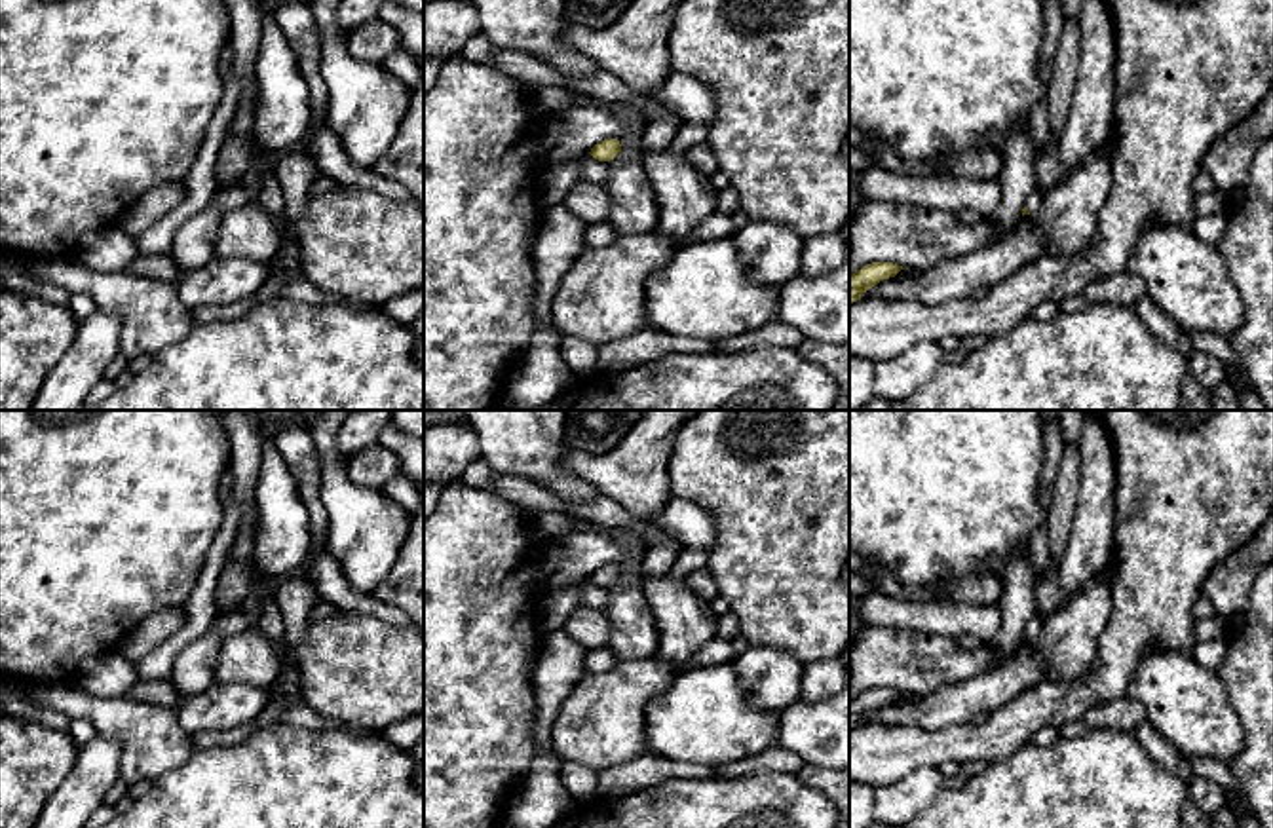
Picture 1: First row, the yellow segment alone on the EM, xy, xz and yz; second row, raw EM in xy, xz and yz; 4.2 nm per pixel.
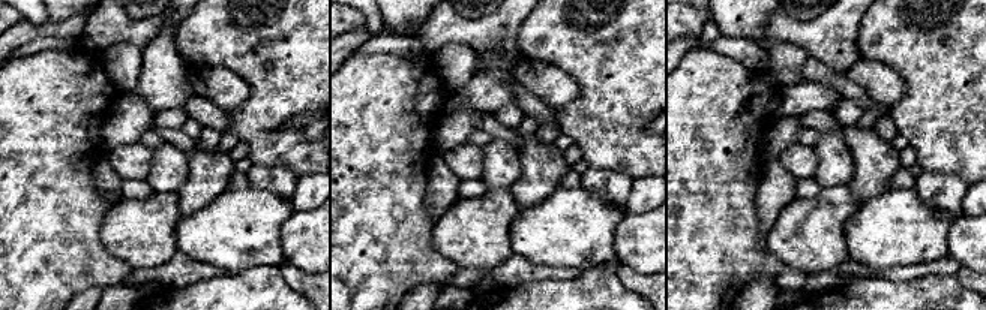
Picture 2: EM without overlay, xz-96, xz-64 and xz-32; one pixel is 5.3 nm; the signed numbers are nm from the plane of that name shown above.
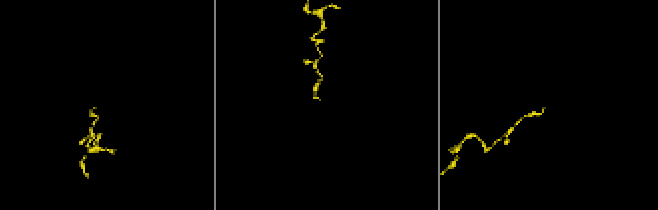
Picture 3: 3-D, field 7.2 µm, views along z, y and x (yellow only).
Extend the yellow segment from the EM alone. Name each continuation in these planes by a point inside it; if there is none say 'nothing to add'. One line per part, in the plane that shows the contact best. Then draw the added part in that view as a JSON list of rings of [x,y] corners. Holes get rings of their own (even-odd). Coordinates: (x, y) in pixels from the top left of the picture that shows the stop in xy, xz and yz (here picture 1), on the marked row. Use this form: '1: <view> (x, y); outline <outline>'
1: yz (1034, 202); outline [[[1036,190],[1028,199],[1026,199],[1026,207],[1030,216],[1036,216],[1039,207],[1043,205],[1045,194],[1041,190]]]

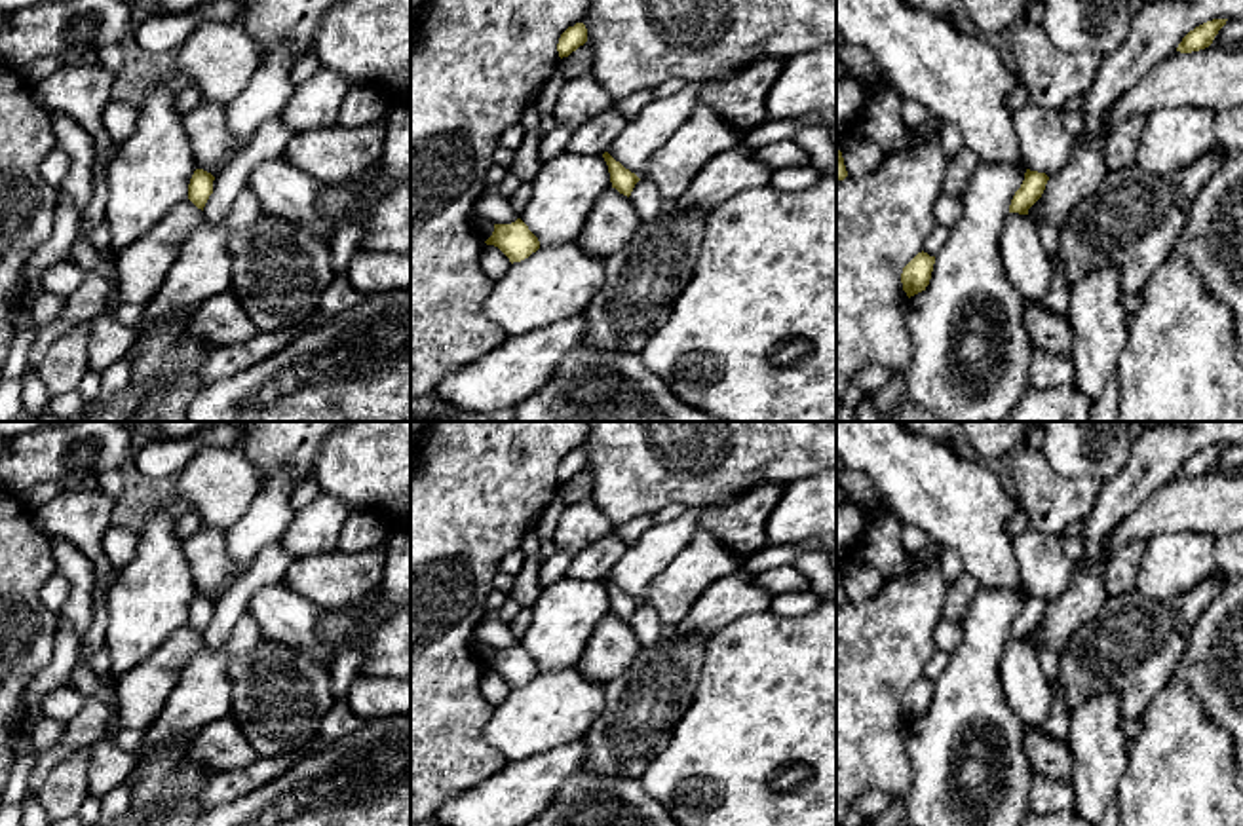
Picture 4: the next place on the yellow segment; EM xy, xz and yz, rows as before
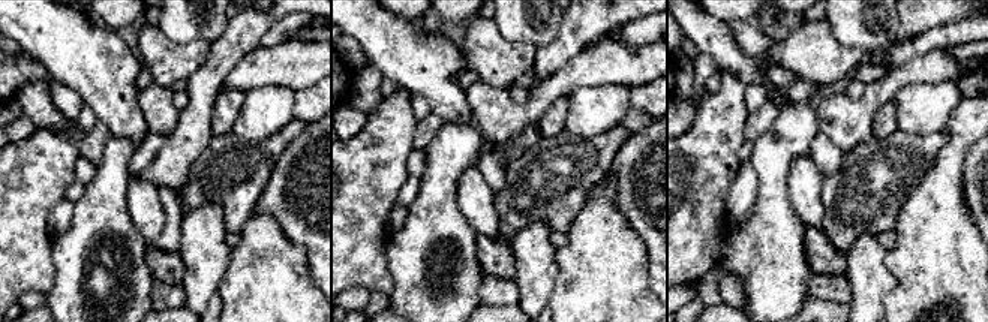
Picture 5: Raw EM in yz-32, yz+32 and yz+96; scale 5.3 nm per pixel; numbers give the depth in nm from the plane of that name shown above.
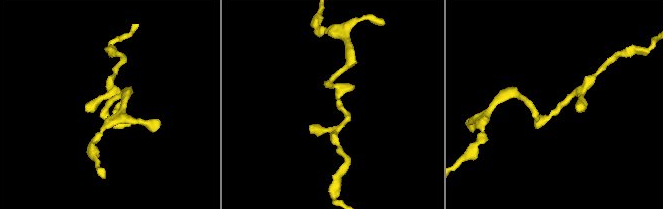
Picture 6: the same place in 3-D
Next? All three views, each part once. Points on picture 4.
nothing to add

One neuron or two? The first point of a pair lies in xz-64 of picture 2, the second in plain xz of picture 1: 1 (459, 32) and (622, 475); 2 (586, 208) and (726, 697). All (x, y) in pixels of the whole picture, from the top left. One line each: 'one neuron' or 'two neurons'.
1: one neuron
2: one neuron

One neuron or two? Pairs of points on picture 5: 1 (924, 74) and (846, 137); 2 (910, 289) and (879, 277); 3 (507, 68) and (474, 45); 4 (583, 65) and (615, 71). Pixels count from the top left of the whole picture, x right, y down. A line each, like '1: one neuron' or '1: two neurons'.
1: one neuron
2: two neurons
3: one neuron
4: one neuron

